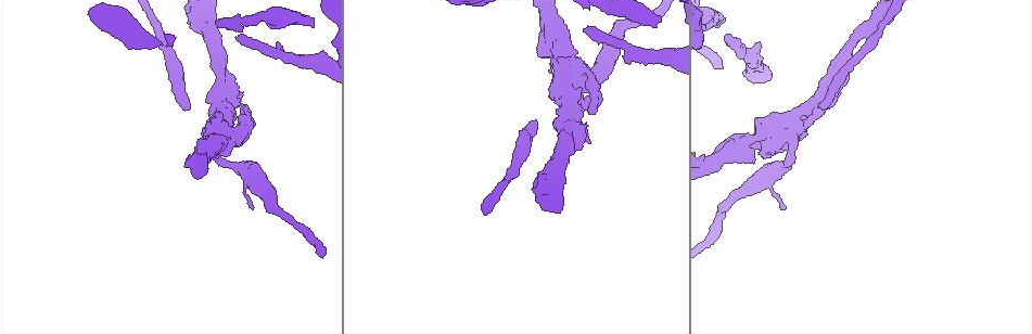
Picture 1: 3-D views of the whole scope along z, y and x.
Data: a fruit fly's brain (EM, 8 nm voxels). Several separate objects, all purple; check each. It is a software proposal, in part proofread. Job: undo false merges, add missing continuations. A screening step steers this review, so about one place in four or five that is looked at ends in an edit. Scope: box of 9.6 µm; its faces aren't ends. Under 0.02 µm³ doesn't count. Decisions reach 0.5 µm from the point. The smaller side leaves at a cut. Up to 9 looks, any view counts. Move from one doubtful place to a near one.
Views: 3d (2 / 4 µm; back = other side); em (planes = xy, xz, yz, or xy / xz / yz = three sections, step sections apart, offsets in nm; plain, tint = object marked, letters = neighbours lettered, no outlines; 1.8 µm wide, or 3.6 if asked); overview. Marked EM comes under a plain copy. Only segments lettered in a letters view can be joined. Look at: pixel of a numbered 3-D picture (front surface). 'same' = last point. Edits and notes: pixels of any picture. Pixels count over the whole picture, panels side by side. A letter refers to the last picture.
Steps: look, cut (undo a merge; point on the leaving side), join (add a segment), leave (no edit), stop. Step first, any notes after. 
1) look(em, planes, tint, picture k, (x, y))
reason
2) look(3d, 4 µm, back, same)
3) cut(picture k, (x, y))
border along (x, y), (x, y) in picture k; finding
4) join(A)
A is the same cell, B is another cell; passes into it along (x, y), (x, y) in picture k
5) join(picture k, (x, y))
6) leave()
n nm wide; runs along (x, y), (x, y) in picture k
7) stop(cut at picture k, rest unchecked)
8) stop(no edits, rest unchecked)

look(em, xy, step 4, tint, picture 1, (248, 173))
branch point

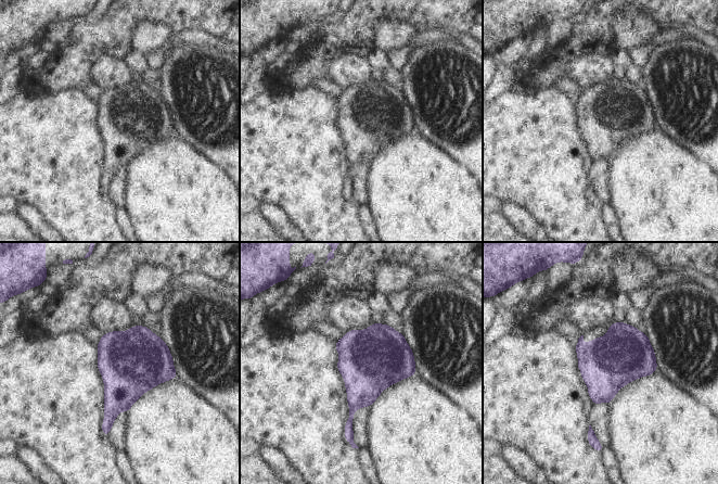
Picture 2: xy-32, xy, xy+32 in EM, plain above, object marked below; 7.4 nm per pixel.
look(em, planes, letters, same)

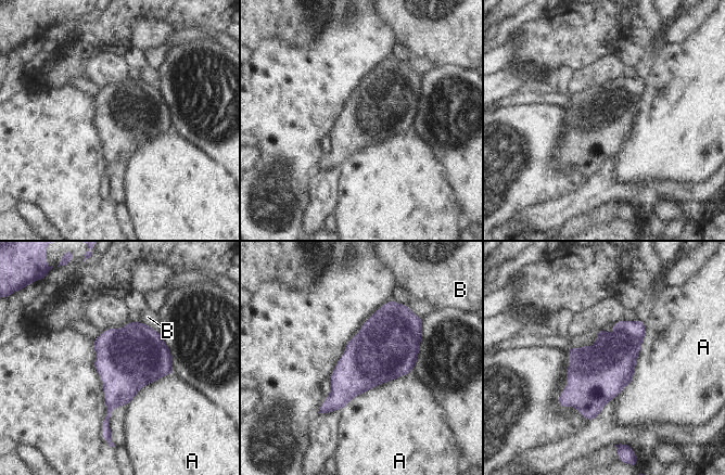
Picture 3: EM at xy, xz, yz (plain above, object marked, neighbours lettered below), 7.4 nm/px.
leave()
A and B are other cells; border along (645, 323), (633, 380), (619, 395) in picture 3; continuous, no second neuron

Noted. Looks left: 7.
look(em, planes, letters, picture 1, (593, 95))
touches itself

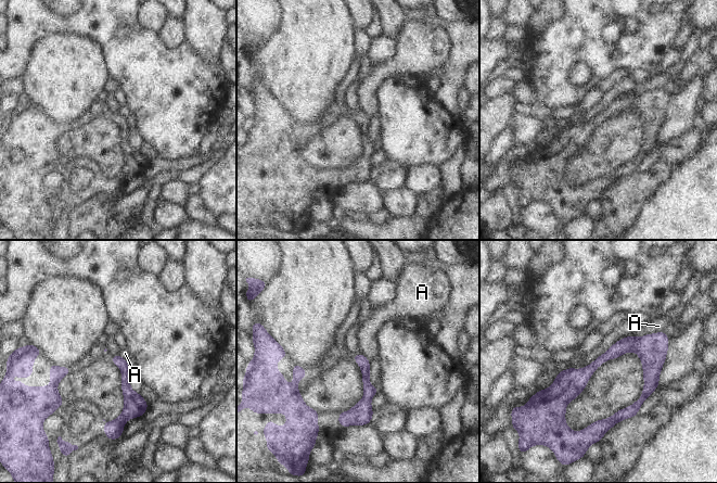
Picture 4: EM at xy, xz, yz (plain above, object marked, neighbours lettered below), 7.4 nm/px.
leave()
80 nm wide; A is another cell; continuous, no second neuron

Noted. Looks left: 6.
look(em, xz, step 4, tint, picture 1, (238, 37))
branch stops here

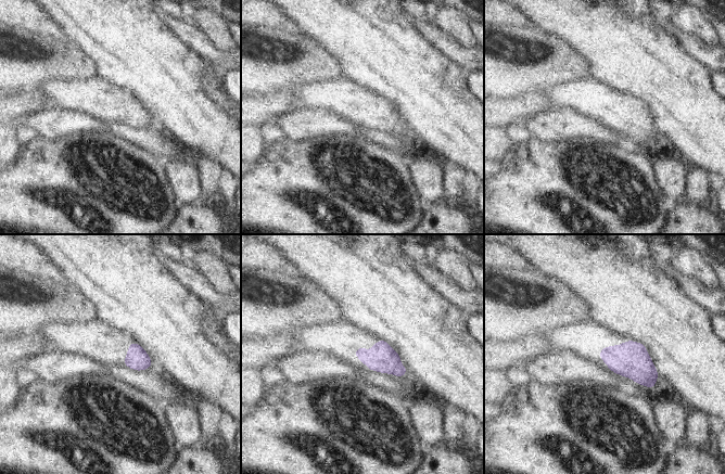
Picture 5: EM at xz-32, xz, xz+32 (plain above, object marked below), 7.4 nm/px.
look(em, xz, step 4, letters, same)
see the neighbours

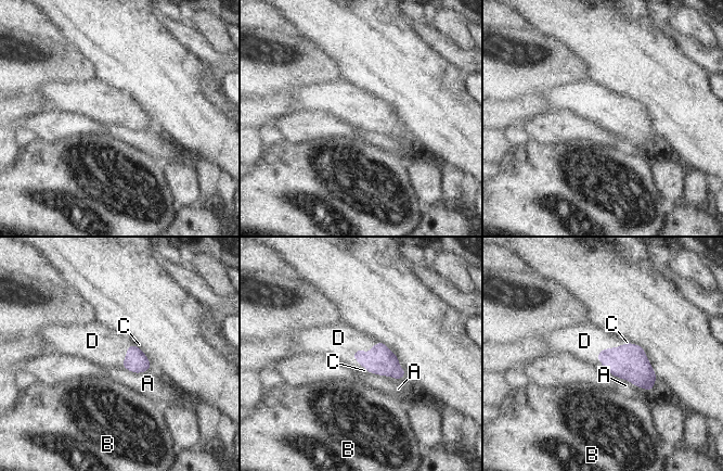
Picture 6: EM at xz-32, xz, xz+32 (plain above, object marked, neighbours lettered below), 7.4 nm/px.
join(D)
A touches over 300 nm; D is the same cell, A, B and C are other cells; passes into it along (628, 361), (602, 364), (584, 341) in picture 6; it goes on there

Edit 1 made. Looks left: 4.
look(em, planes, letters, picture 1, (720, 26))

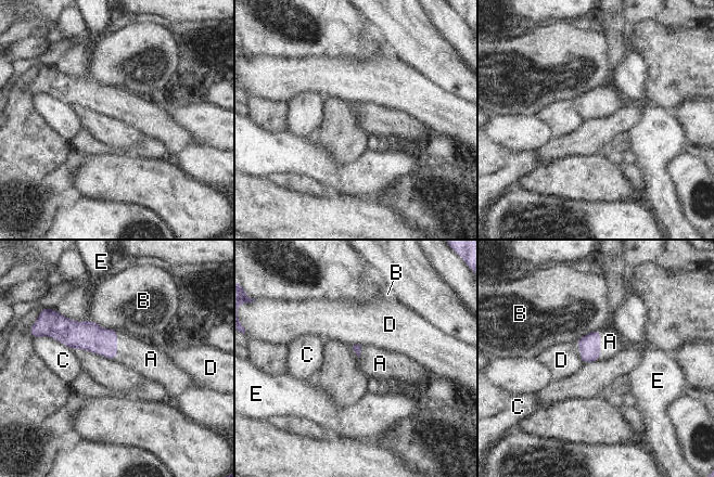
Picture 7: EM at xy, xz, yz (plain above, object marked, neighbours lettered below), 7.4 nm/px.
join(A)
C touches over 260 nm; A is the same cell, B, C, D and E are other cells; the neuron continues

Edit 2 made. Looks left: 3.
stop(join at picture 6, join at picture 7, rest unchecked)

